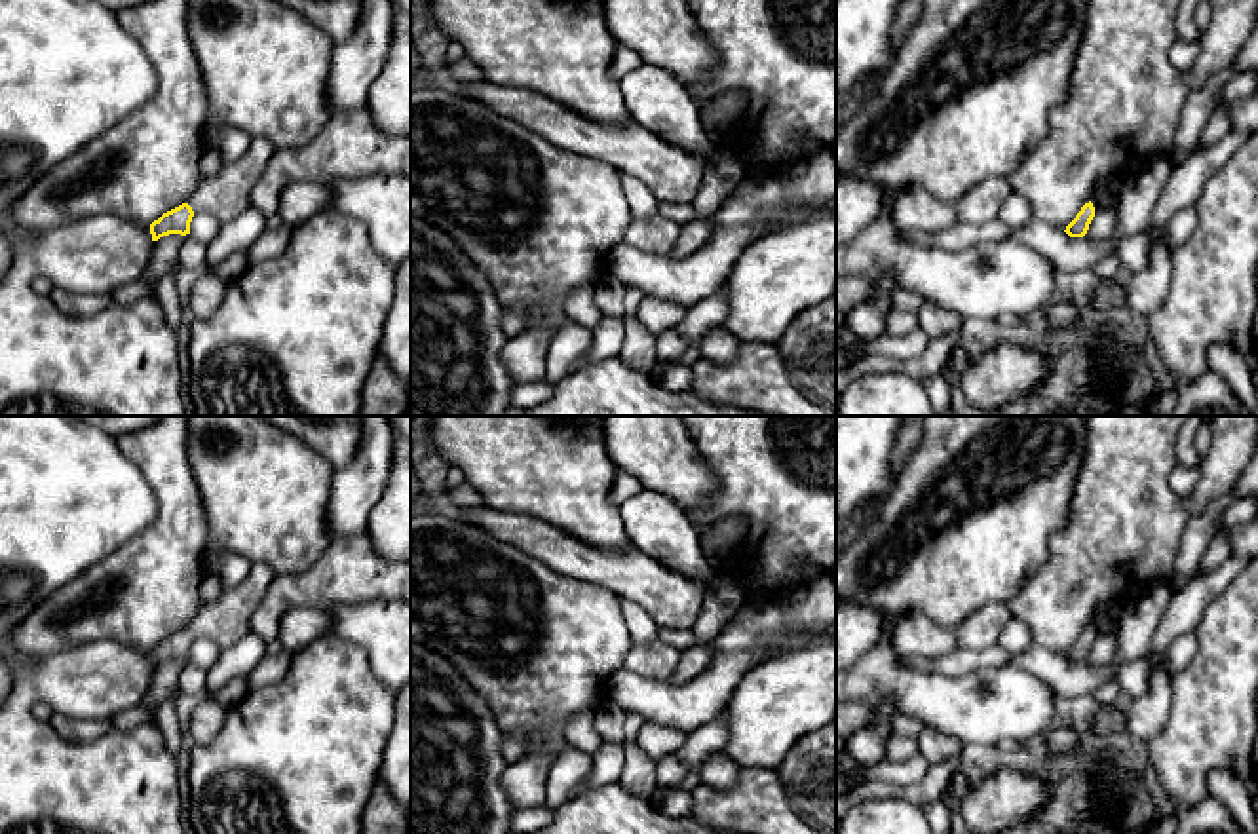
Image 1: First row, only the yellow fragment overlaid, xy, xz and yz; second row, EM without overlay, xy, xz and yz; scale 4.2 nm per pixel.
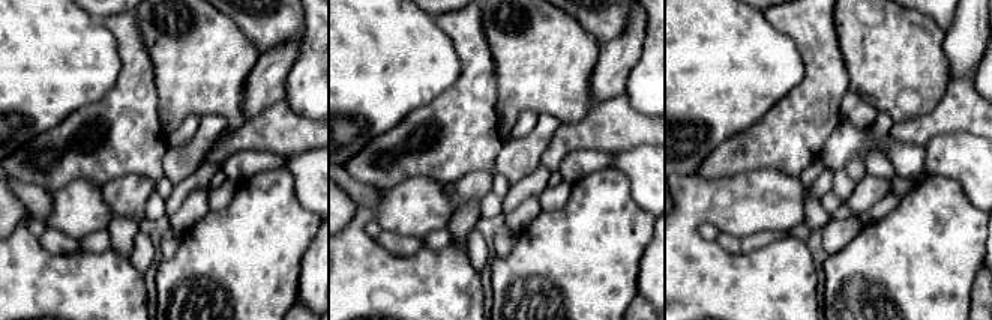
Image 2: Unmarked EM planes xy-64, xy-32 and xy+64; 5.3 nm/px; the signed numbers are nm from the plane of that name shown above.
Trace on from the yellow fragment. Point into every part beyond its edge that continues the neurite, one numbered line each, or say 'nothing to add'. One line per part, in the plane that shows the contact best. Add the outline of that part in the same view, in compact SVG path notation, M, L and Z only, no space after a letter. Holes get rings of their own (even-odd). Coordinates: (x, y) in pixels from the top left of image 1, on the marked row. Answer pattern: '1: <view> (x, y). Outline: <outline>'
1: xy (225, 196). Outline: M253 137L245 156L222 165L217 177L203 180L188 205L194 213L207 213L226 224L249 207L249 194L262 177L277 148L262 137Z

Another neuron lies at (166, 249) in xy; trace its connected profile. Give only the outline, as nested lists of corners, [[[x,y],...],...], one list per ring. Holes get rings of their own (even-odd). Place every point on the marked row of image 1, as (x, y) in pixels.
[[[169,234],[154,241],[152,258],[141,281],[156,291],[158,281],[177,266],[181,245],[188,236]]]

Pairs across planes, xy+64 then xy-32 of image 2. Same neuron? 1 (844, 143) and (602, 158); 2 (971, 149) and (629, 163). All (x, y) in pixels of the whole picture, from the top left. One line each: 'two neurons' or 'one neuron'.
1: one neuron
2: one neuron

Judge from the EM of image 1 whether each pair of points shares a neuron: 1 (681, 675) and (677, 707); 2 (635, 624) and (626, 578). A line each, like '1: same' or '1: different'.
1: different
2: different

